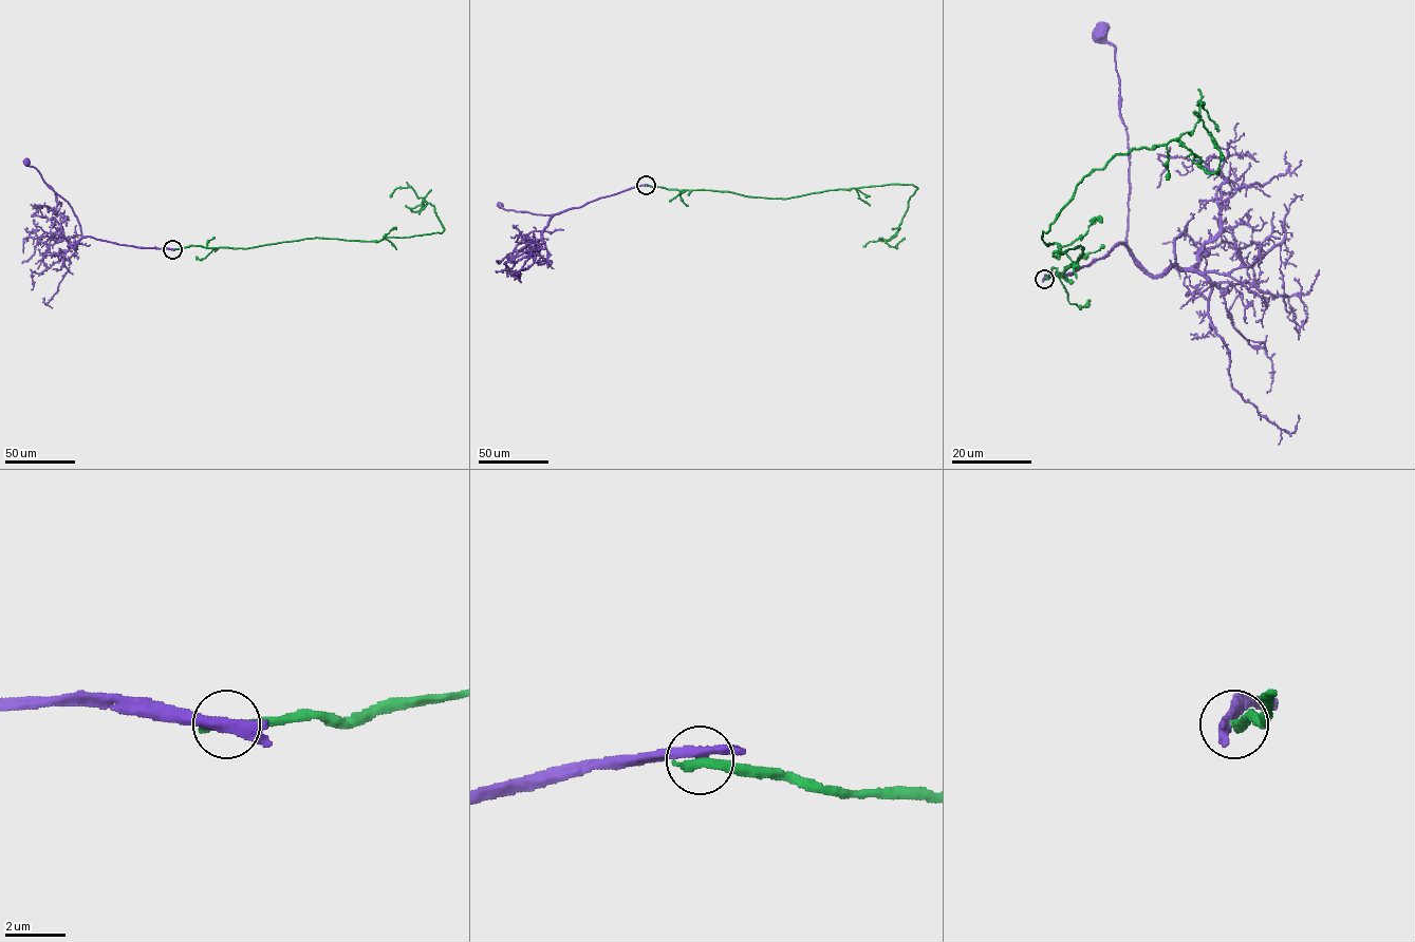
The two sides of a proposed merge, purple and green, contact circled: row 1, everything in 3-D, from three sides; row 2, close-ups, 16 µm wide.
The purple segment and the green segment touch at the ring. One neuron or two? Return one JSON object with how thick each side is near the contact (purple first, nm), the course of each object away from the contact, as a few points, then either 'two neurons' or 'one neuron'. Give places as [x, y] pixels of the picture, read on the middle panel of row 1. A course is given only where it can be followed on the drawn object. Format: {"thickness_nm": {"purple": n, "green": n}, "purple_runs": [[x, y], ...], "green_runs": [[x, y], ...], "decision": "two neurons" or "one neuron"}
{"thickness_nm": {"purple": 360, "green": 400}, "purple_runs": [[646, 185], [554, 214], [504, 209], [500, 205]], "green_runs": [[646, 185], [788, 199], [829, 190], [911, 184], [917, 188], [896, 236], [885, 241], [896, 247], [905, 238]], "decision": "two neurons"}

